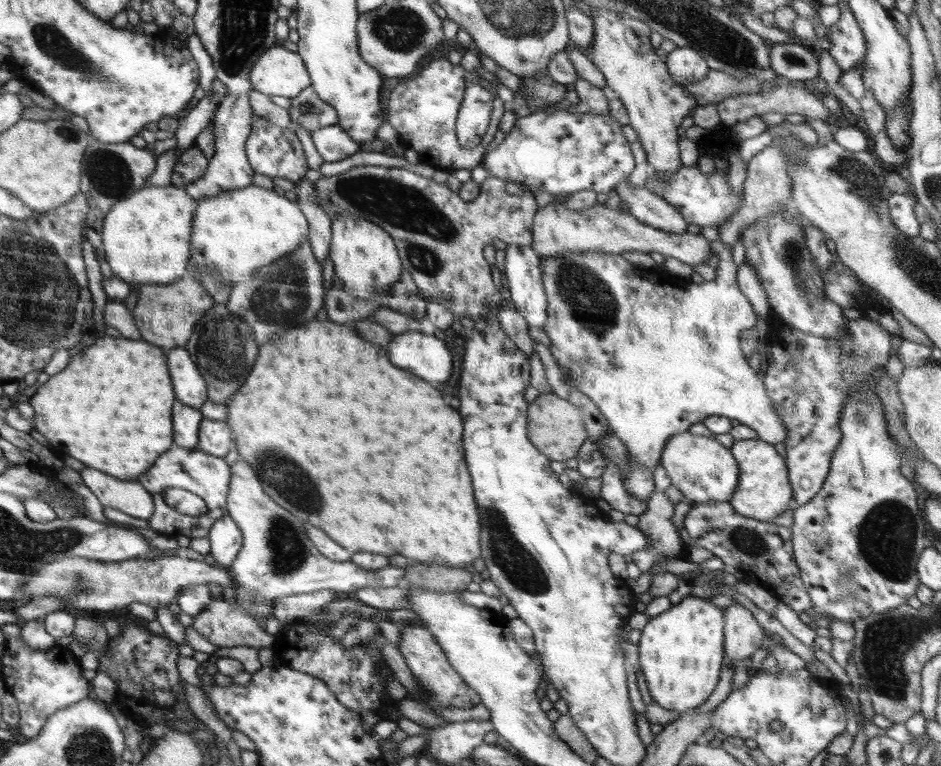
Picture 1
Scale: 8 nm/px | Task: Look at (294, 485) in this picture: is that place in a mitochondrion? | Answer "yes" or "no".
yes

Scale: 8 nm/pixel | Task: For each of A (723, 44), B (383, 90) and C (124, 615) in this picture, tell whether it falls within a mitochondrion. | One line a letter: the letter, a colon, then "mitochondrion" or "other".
A: mitochondrion
B: other
C: other

